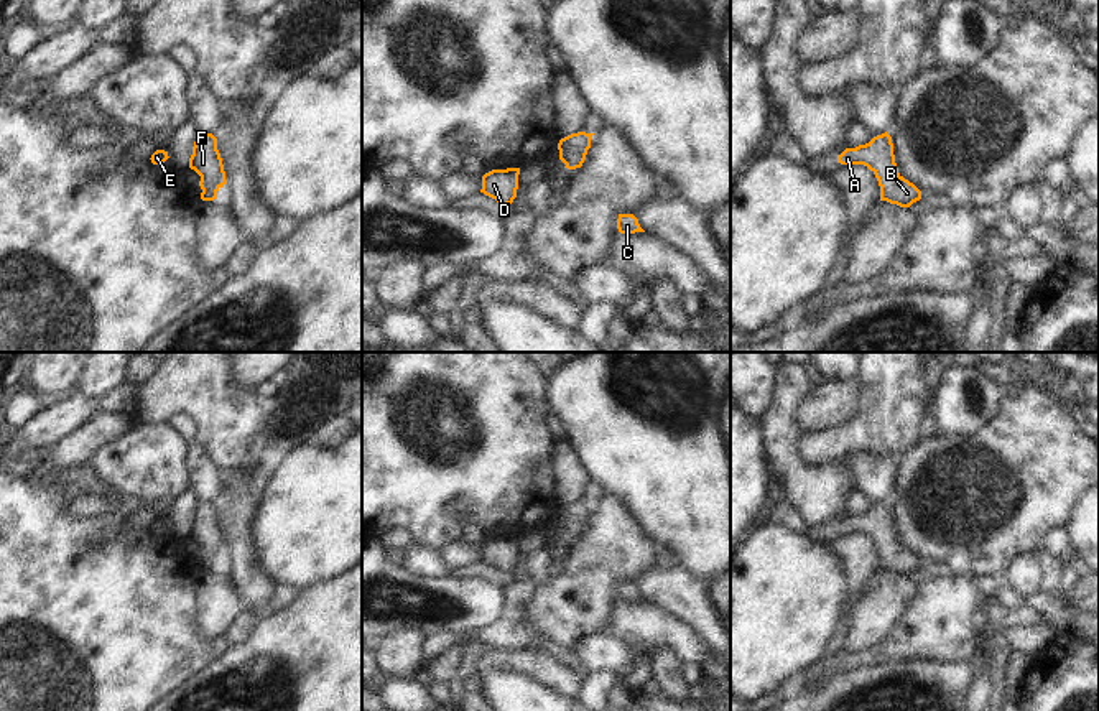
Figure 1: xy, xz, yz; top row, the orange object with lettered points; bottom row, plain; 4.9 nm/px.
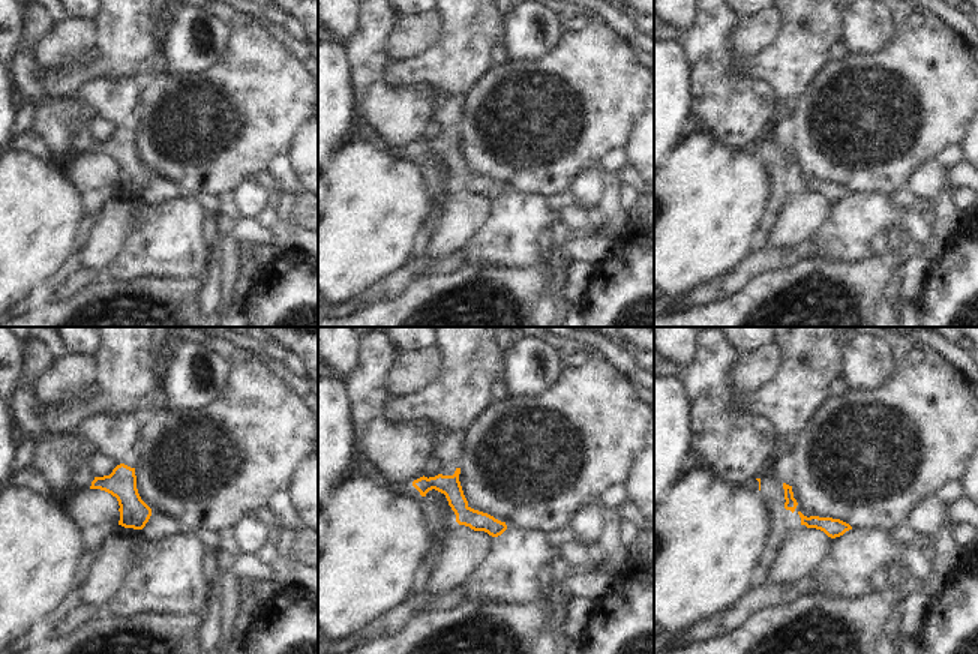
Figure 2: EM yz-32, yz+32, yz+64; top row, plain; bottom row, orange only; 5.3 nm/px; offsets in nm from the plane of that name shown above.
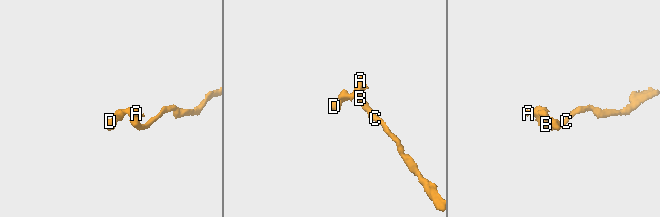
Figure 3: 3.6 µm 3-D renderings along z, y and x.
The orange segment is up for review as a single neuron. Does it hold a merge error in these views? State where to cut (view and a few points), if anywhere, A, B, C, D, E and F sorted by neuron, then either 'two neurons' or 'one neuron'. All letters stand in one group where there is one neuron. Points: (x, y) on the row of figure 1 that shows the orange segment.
no cut; A B C D E F; one neuron

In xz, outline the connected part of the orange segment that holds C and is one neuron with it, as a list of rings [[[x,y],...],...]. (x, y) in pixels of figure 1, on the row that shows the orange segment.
[[[619,214],[617,229],[620,234],[645,232],[633,214]]]

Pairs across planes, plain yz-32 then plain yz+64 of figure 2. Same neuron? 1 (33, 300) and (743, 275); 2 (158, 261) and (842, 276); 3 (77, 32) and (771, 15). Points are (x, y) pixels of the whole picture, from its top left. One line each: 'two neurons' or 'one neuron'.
1: one neuron
2: two neurons
3: one neuron

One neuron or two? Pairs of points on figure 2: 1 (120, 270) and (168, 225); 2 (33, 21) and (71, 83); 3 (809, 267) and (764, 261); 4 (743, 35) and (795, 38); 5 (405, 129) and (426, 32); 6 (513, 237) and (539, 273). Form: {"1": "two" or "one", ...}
{"1": "one", "2": "two", "3": "two", "4": "two", "5": "two", "6": "two"}

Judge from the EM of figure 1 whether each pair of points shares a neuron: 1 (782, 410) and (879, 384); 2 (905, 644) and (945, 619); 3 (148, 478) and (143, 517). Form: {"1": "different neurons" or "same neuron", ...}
{"1": "different neurons", "2": "same neuron", "3": "different neurons"}

